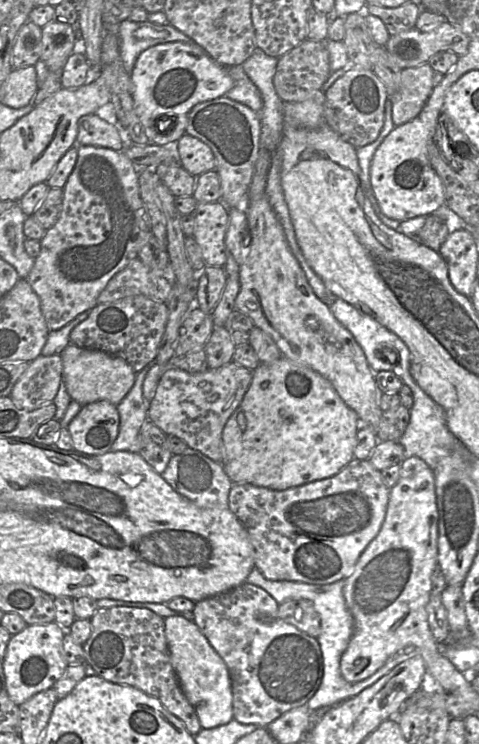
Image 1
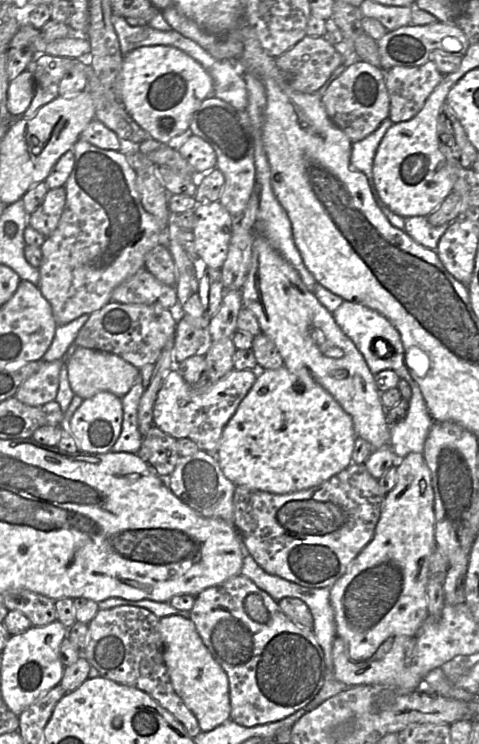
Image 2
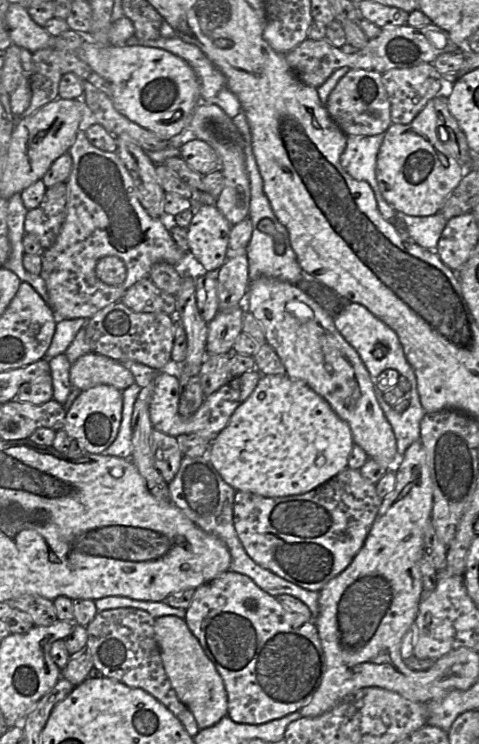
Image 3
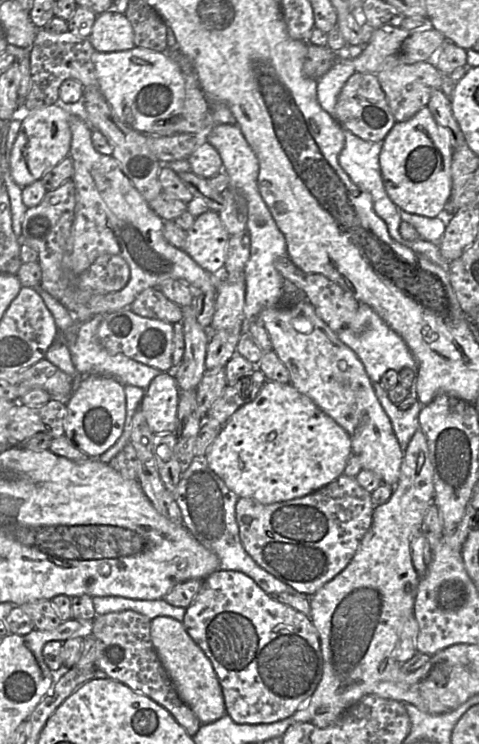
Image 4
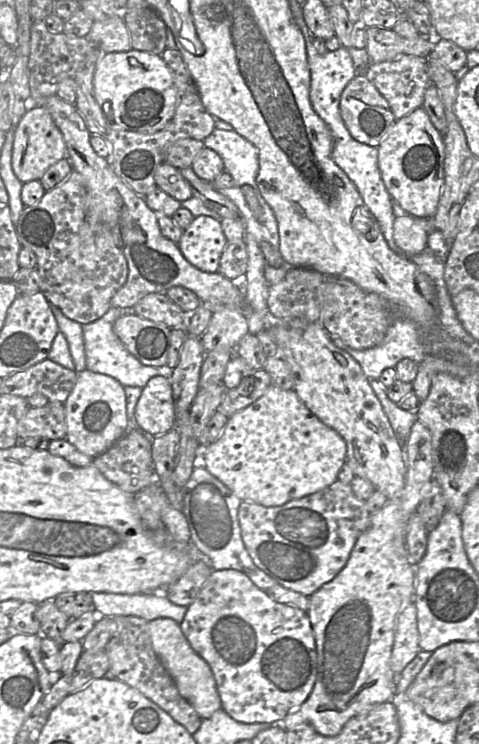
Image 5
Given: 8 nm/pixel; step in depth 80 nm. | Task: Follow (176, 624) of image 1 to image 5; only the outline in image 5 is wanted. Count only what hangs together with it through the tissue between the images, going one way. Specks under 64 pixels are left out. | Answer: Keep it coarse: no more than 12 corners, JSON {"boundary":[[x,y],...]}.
{"boundary":[[170,618],[148,622],[153,649],[201,719],[221,709],[209,665]]}

